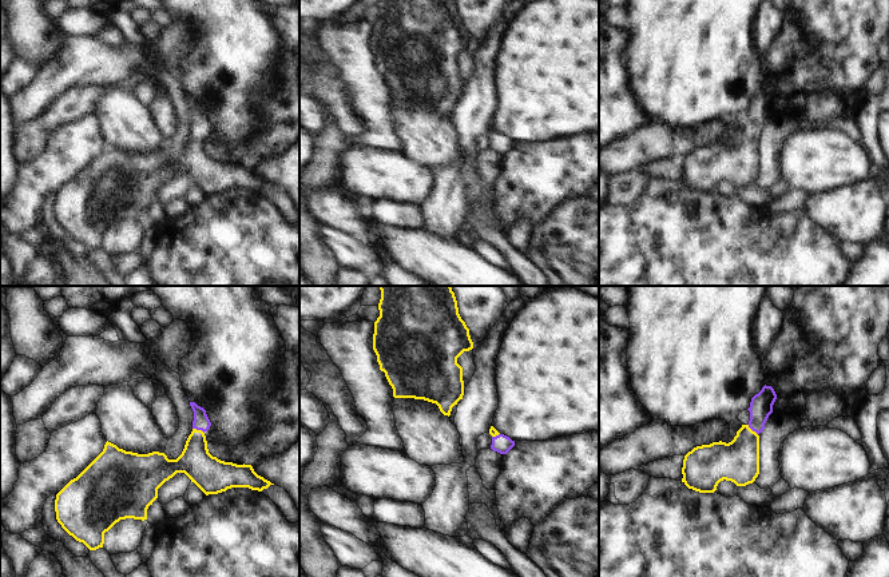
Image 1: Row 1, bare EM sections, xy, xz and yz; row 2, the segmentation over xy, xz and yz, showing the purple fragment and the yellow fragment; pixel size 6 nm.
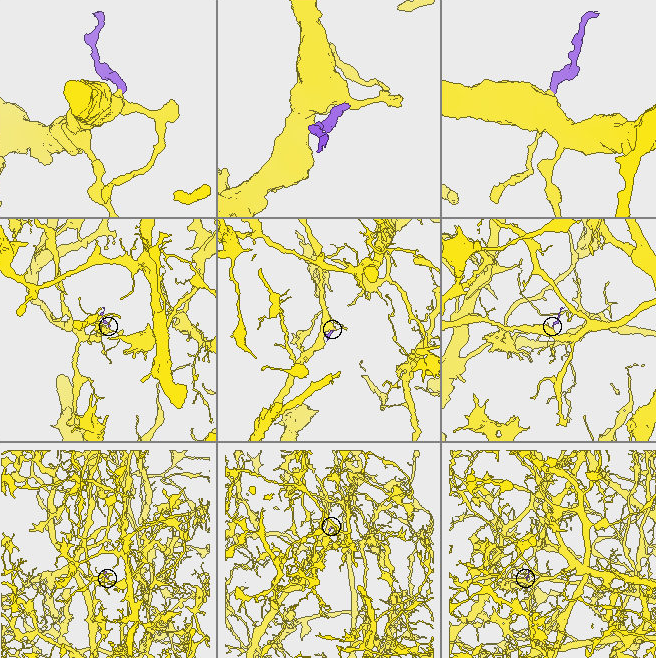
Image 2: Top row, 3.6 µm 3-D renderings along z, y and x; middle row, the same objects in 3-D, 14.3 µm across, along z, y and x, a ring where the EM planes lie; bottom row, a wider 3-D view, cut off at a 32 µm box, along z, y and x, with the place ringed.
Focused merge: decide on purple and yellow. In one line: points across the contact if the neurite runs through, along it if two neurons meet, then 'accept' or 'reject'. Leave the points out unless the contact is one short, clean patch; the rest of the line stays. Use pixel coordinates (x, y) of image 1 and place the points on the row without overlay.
way xy (201, 122), (198, 130), (195, 162); accept

